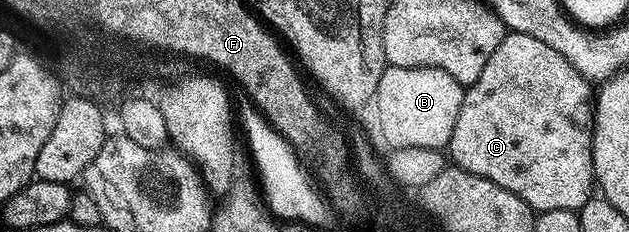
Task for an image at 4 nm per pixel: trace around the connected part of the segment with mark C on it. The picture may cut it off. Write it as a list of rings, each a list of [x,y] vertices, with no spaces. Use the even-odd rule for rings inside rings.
[[[507,32],[506,38],[496,49],[496,55],[492,55],[492,59],[488,61],[488,67],[484,67],[484,71],[480,73],[480,79],[463,92],[460,115],[448,146],[448,157],[457,168],[468,171],[472,175],[480,175],[484,179],[496,183],[496,187],[504,187],[504,191],[524,199],[524,203],[528,203],[530,208],[538,213],[556,211],[557,209],[573,209],[575,211],[582,209],[584,203],[588,203],[588,199],[595,196],[596,193],[594,179],[594,101],[592,100],[591,82],[585,81],[580,75],[580,71],[576,71],[576,67],[572,67],[572,63],[568,63],[568,59],[564,59],[564,55],[552,51],[552,47],[548,47],[548,43],[540,43],[540,39],[532,39],[532,35]]]

